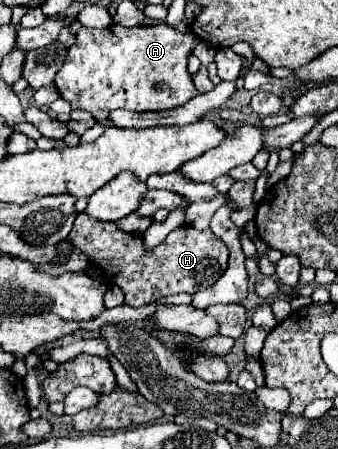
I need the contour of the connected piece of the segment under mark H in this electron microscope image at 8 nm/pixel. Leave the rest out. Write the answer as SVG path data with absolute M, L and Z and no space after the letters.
M80 213L70 231L70 241L90 259L92 265L102 269L110 283L124 291L124 303L130 307L146 307L172 293L196 293L206 289L222 277L228 263L228 249L224 247L224 241L214 237L210 229L196 231L190 225L176 227L154 251L144 253L140 235L124 233L116 227L116 223L94 221L92 217Z

